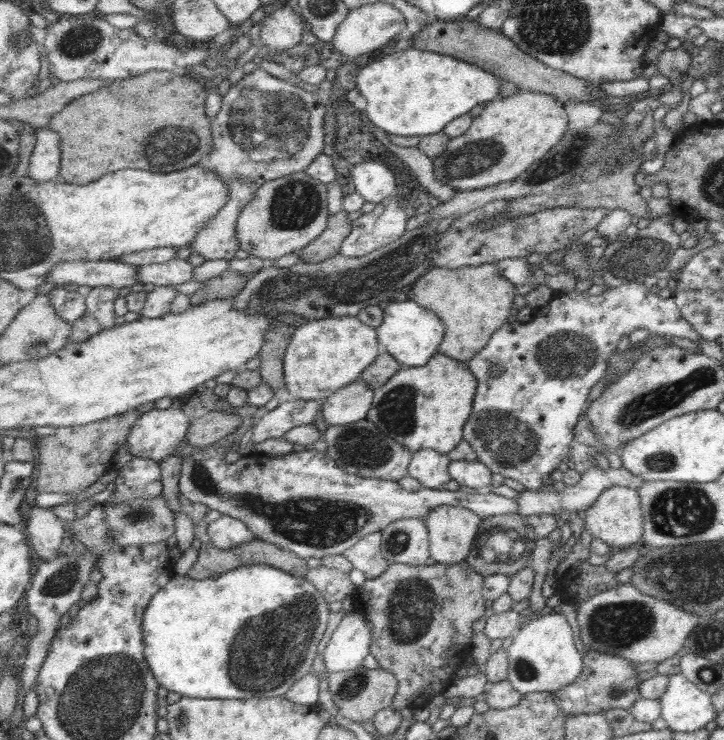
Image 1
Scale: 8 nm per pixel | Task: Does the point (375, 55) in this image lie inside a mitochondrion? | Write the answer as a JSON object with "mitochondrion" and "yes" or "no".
{"mitochondrion":"no"}

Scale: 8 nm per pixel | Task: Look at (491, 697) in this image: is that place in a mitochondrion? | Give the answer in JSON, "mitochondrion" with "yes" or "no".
{"mitochondrion":"no"}

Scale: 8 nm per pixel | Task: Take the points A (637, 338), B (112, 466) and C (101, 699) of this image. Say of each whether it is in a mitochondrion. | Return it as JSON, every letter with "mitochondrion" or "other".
{"A":"other","B":"other","C":"mitochondrion"}

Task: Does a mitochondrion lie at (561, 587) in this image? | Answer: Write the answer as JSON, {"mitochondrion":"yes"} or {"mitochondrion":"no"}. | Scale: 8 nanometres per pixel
{"mitochondrion":"no"}

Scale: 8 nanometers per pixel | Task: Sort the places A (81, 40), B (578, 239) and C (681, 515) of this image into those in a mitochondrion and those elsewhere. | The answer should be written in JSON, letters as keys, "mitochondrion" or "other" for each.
{"A":"mitochondrion","B":"other","C":"mitochondrion"}

